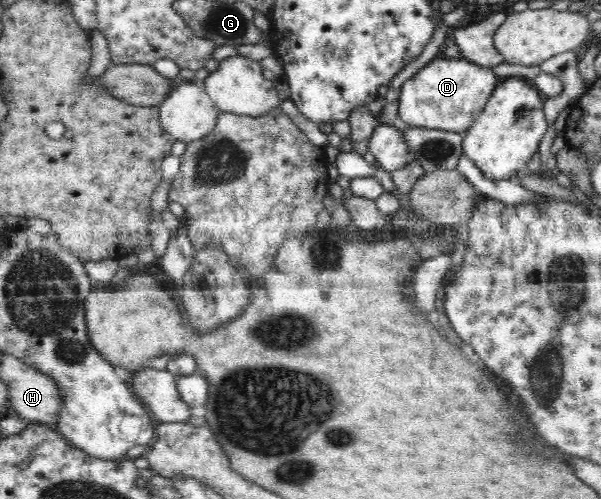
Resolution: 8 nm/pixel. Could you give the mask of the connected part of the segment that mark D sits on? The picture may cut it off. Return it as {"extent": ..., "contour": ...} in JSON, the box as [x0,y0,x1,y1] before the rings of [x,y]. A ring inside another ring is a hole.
{"extent":[398,59,502,132],"contour":[[[433,59],[403,84],[398,99],[398,120],[408,127],[465,132],[502,80],[493,74],[490,67],[464,59]]]}

